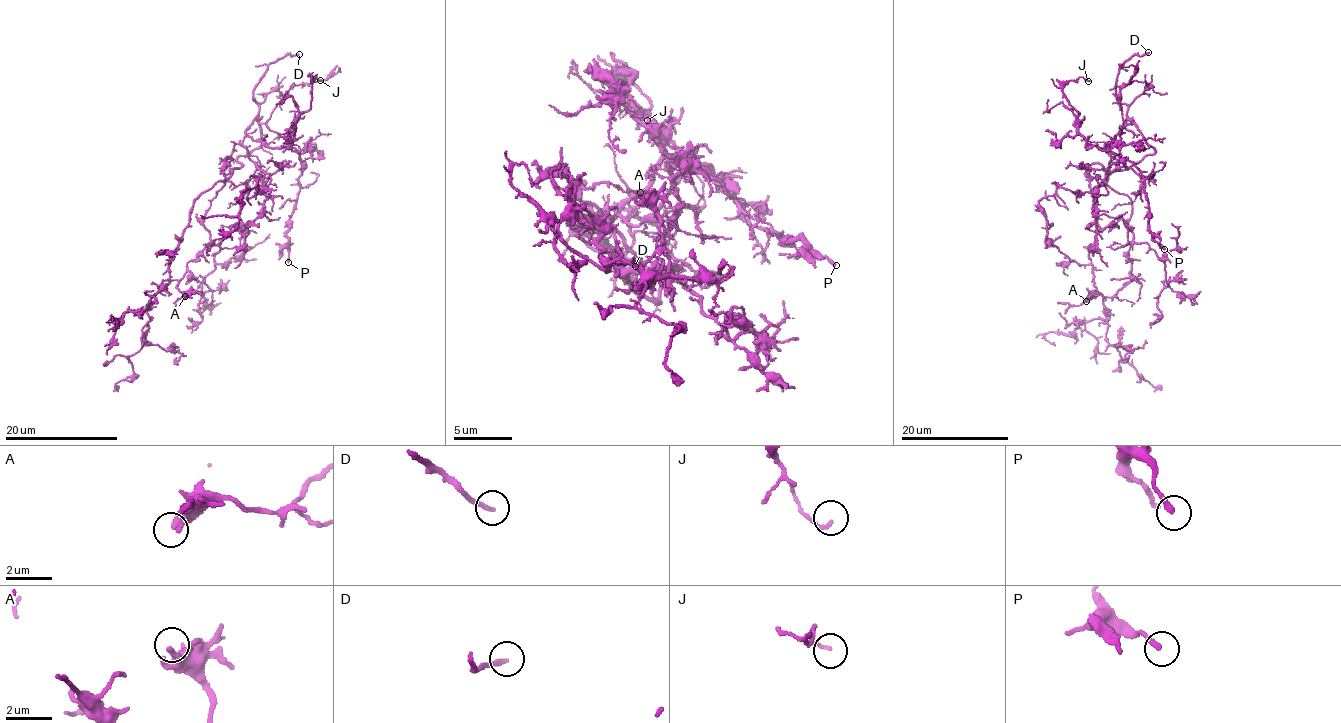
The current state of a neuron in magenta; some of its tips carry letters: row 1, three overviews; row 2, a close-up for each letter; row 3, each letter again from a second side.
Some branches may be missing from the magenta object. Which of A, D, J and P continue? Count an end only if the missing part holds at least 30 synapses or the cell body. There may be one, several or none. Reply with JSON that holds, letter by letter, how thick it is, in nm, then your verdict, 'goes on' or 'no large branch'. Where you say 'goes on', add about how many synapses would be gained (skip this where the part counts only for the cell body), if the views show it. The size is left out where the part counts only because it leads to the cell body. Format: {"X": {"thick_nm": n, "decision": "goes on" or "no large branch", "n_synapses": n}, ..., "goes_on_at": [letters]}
{"A": {"thick_nm": 260, "decision": "no large branch"}, "D": {"thick_nm": 190, "decision": "goes on"}, "J": {"thick_nm": 120, "decision": "no large branch"}, "P": {"thick_nm": 220, "decision": "no large branch"}, "goes_on_at": ["D"]}

